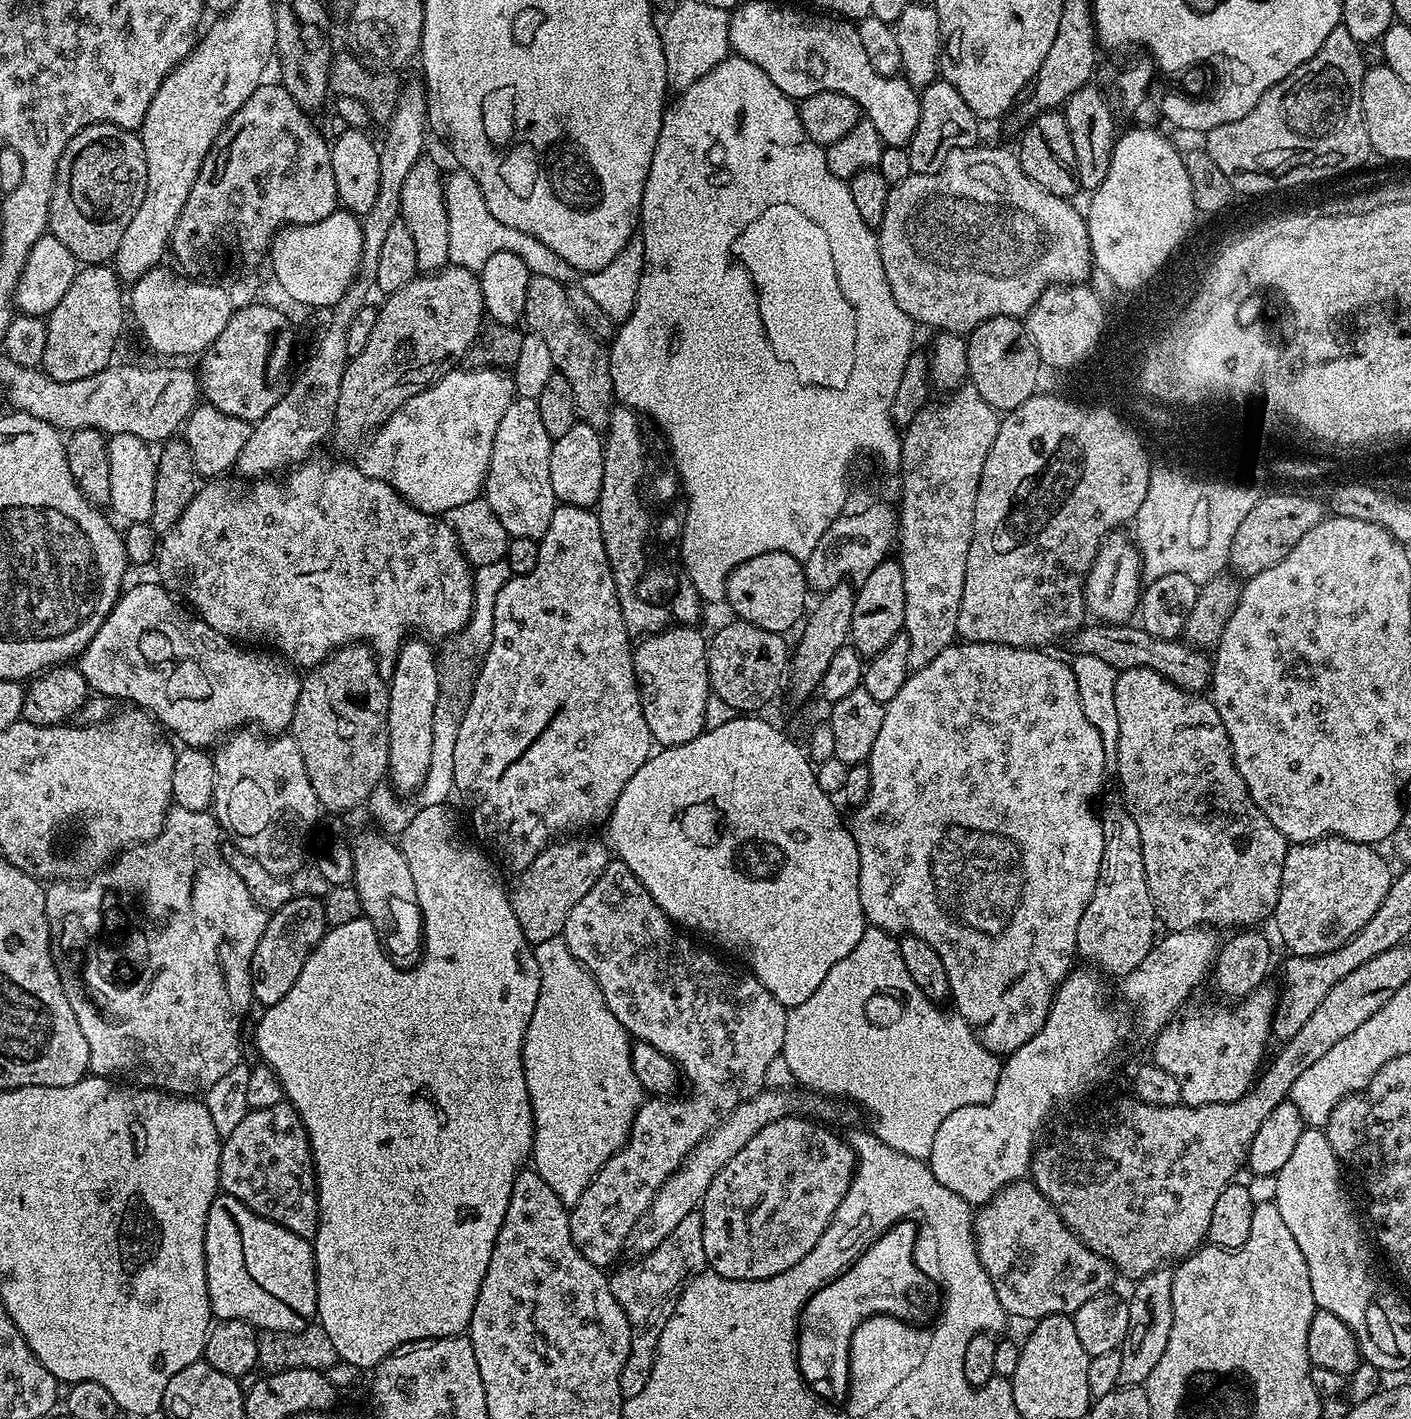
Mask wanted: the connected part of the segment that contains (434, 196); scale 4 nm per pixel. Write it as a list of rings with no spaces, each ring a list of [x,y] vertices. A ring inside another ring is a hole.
[[[421,158],[402,182],[402,200],[400,202],[400,219],[406,230],[414,238],[414,250],[418,250],[418,269],[421,273],[439,272],[449,263],[450,230],[446,218],[444,201],[444,180],[440,168],[429,158]]]

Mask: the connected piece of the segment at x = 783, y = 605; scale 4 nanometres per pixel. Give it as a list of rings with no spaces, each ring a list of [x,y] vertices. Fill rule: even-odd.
[[[785,552],[758,554],[742,562],[742,566],[735,568],[728,576],[724,591],[726,604],[736,611],[733,613],[739,619],[750,622],[762,630],[781,634],[787,633],[787,628],[795,629],[801,623],[806,605],[809,603],[808,594],[810,587],[804,573],[804,564]]]

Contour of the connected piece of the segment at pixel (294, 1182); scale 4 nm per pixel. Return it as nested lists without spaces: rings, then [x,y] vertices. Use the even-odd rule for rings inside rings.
[[[282,1102],[278,1106],[251,1109],[242,1122],[228,1136],[223,1137],[220,1146],[220,1187],[223,1195],[238,1198],[238,1202],[250,1206],[250,1210],[254,1210],[254,1214],[258,1214],[267,1220],[273,1220],[275,1224],[281,1224],[286,1230],[290,1230],[307,1240],[312,1240],[315,1237],[320,1225],[320,1211],[318,1210],[318,1198],[316,1197],[316,1167],[312,1165],[312,1147],[308,1141],[304,1123],[300,1121],[300,1116],[293,1110],[291,1104]]]

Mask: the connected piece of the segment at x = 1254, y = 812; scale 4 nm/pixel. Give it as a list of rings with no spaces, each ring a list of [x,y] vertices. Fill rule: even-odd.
[[[1126,668],[1117,675],[1114,686],[1114,710],[1118,710],[1118,742],[1116,743],[1116,776],[1120,779],[1119,791],[1124,797],[1124,805],[1138,825],[1138,838],[1142,838],[1142,862],[1146,866],[1146,886],[1150,890],[1152,905],[1156,911],[1157,921],[1168,932],[1181,932],[1194,928],[1218,926],[1234,926],[1232,928],[1248,928],[1256,921],[1275,913],[1278,906],[1278,894],[1282,886],[1282,866],[1286,862],[1286,854],[1290,841],[1284,837],[1262,814],[1260,807],[1250,798],[1250,790],[1246,782],[1242,782],[1242,774],[1234,766],[1230,738],[1226,734],[1226,726],[1222,726],[1222,718],[1218,718],[1218,710],[1213,706],[1211,699],[1195,696],[1195,691],[1181,686],[1175,679],[1169,678],[1149,668]]]

